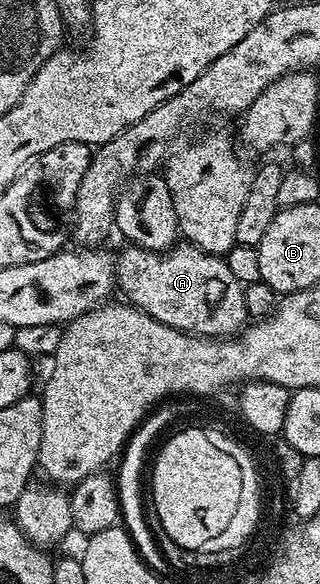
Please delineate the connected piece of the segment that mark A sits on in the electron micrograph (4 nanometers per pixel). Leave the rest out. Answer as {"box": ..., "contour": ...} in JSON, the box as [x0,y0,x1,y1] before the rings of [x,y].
{"box":[116,241,250,339],"contour":[[[187,241],[177,242],[176,246],[169,247],[163,253],[131,245],[125,248],[118,255],[116,278],[119,290],[124,290],[123,298],[131,306],[145,311],[150,317],[154,317],[154,321],[162,321],[162,325],[170,325],[188,335],[203,335],[206,339],[232,337],[244,330],[250,319],[244,296],[245,284],[240,283],[234,273],[230,273],[227,258],[206,253]]]}

